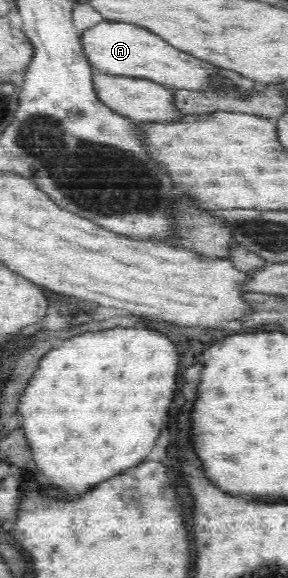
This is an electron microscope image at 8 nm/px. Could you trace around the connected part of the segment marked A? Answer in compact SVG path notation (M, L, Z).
M103 21L81 36L81 48L91 66L97 71L115 76L132 76L149 79L157 84L171 84L177 89L199 92L211 90L213 78L221 78L221 68L199 60L191 53L181 52L149 29L127 21Z

